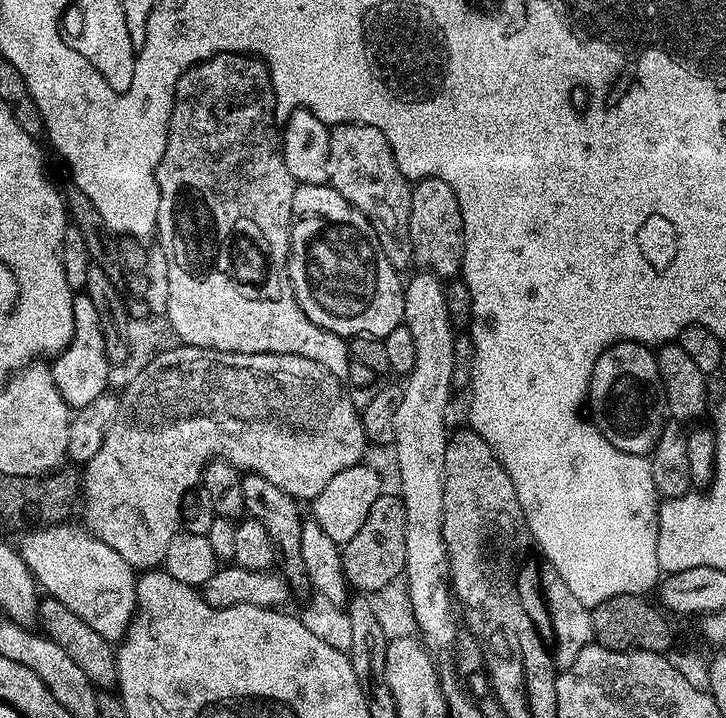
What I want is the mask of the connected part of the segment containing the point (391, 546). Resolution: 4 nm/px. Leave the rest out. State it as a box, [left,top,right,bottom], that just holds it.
[342,494,406,594]

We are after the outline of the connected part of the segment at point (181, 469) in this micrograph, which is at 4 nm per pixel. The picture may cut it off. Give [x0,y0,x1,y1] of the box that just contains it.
[82,344,366,570]

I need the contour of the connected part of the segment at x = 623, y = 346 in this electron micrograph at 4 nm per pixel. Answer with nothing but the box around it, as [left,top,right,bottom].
[586,340,670,456]

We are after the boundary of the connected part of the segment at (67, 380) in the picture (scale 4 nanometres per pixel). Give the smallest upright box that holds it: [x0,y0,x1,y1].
[51,294,109,410]

